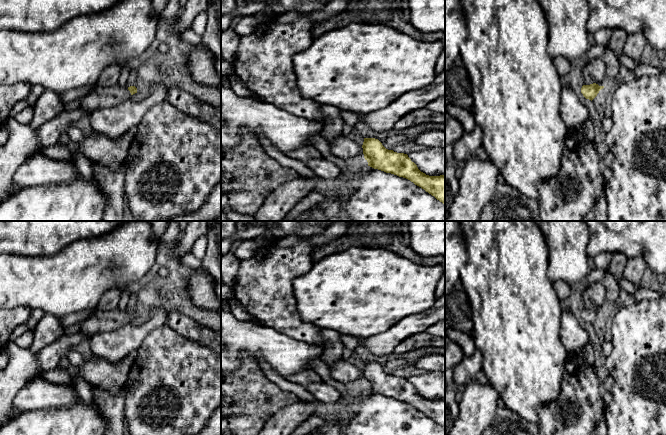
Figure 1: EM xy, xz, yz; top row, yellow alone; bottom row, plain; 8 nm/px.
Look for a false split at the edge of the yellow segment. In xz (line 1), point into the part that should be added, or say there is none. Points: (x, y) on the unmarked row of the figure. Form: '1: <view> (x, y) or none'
1: none

